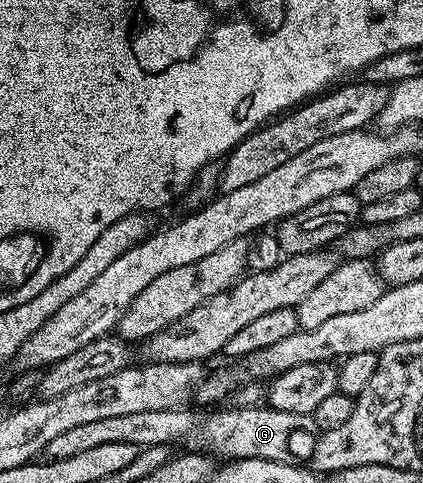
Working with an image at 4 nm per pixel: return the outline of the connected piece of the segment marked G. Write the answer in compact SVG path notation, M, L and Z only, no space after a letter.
M181 407L166 411L138 411L135 415L114 415L110 419L97 419L95 423L81 423L79 427L70 427L70 431L62 431L62 435L50 439L50 443L46 443L43 456L58 461L70 459L70 455L79 455L101 443L130 443L145 447L156 444L172 445L176 441L181 441L184 447L192 451L203 451L217 458L228 457L224 459L288 461L292 458L304 463L314 455L318 430L316 420L309 414L278 411L271 407L226 408L228 409L224 411L220 409L209 412L212 414L205 421L199 421L191 413L191 408Z

